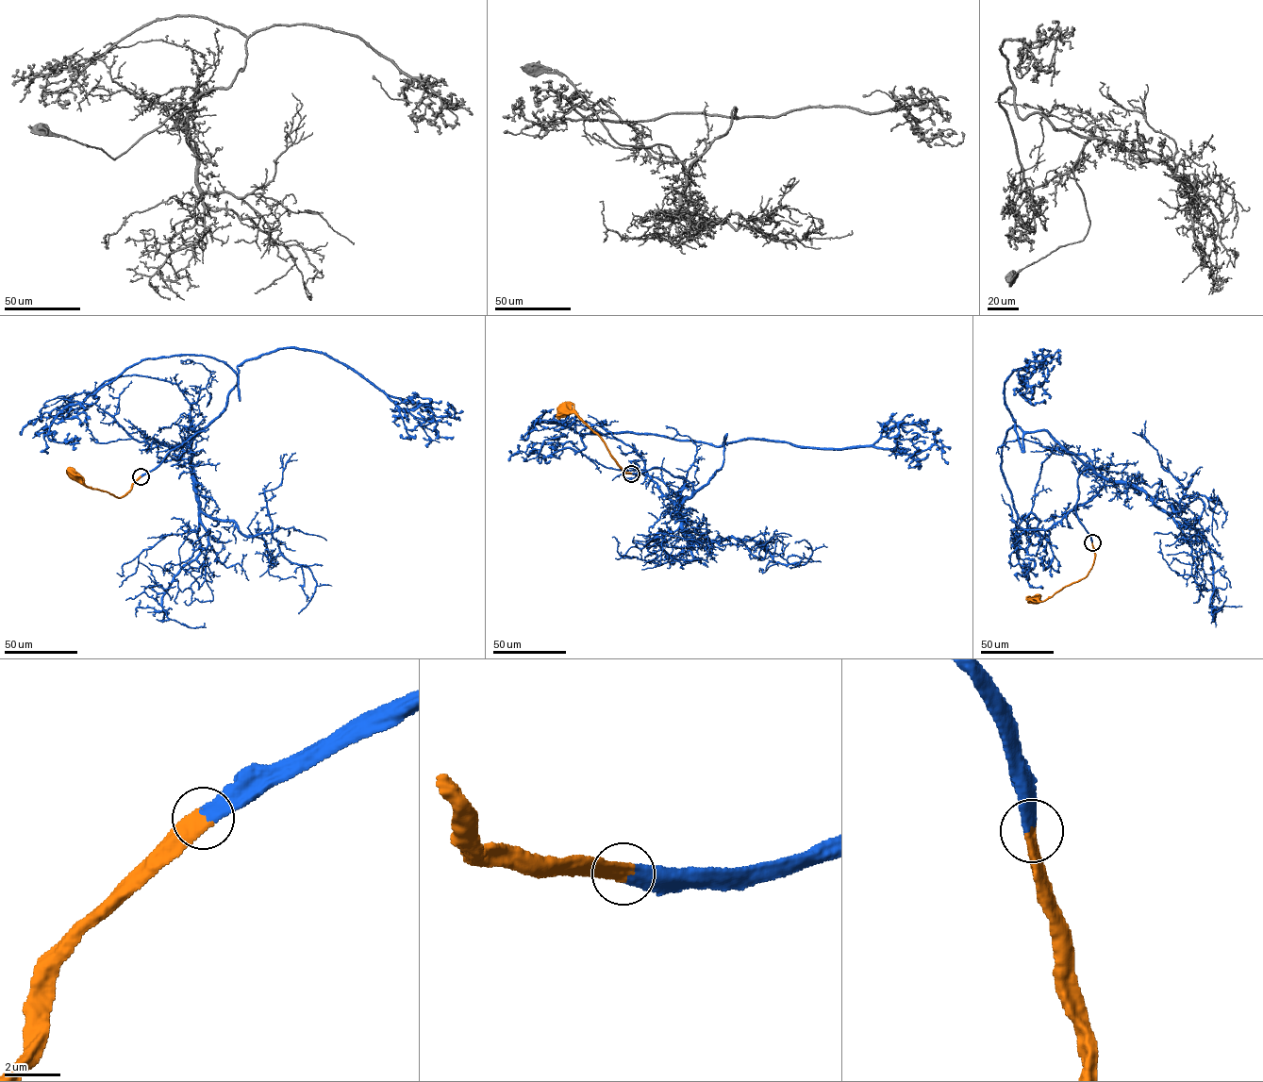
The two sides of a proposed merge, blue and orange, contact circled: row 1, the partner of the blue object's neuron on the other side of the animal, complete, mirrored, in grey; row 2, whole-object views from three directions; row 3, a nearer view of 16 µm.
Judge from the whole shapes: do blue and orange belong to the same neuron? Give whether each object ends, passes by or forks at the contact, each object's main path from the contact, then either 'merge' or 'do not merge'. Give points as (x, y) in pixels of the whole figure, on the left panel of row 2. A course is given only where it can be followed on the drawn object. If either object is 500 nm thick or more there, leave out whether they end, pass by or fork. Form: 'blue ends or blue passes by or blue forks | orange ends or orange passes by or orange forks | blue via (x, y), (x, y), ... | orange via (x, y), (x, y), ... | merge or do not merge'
blue via (141, 476), (204, 431), (237, 381), (240, 400), (238, 366), (287, 347), (338, 359), (453, 437) | orange via (141, 476), (126, 494), (120, 498), (83, 485), (74, 474) | merge

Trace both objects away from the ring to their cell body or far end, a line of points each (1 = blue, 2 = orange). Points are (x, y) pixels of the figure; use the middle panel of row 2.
1: (631, 474), (663, 469), (692, 494), (722, 466), (726, 435), (836, 449), (892, 426), (941, 429)
2: (631, 474), (623, 472), (596, 434), (573, 412), (564, 411)

